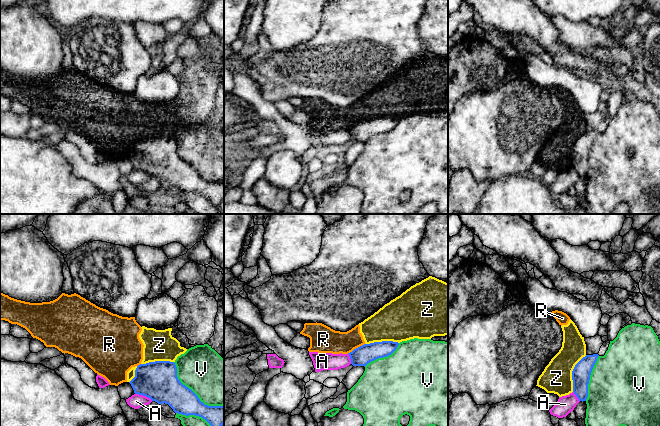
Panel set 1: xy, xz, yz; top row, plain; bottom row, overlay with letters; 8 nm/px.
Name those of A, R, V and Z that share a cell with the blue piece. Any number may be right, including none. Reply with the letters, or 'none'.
none

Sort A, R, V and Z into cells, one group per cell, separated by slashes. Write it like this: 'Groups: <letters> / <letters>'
Groups: A / R Z / V

